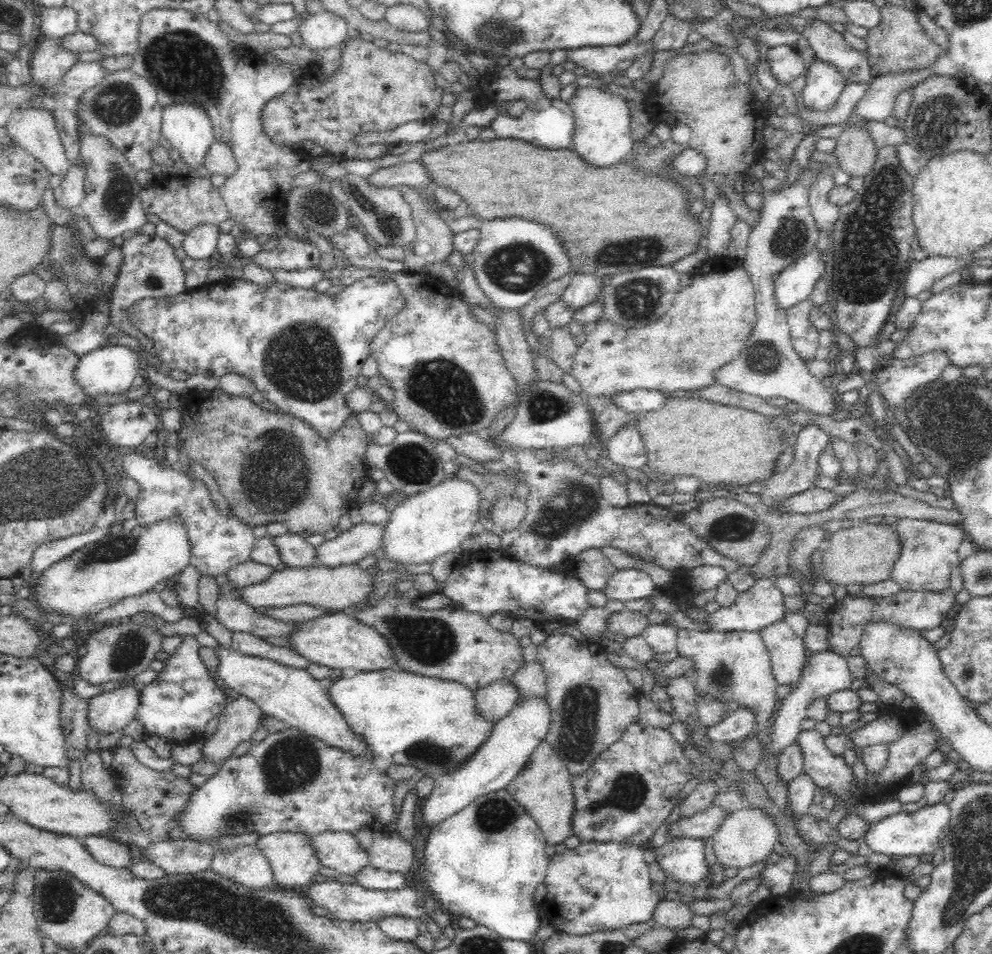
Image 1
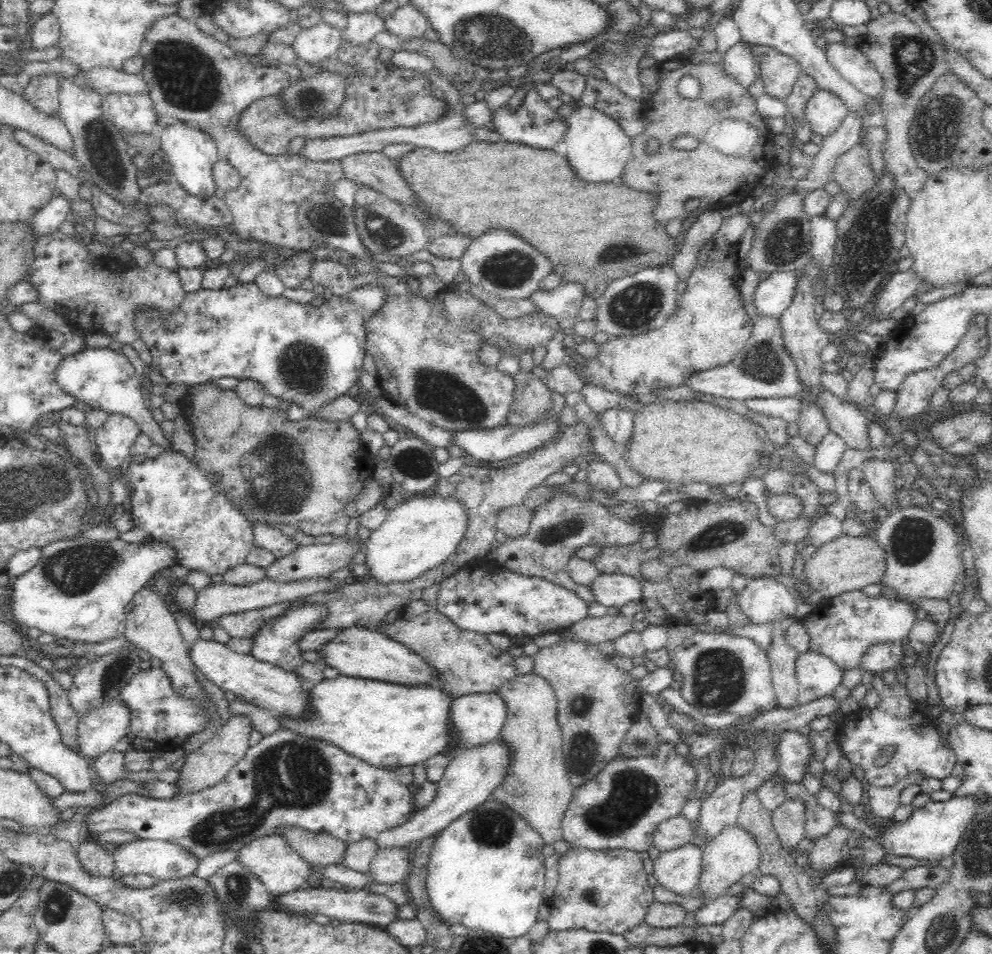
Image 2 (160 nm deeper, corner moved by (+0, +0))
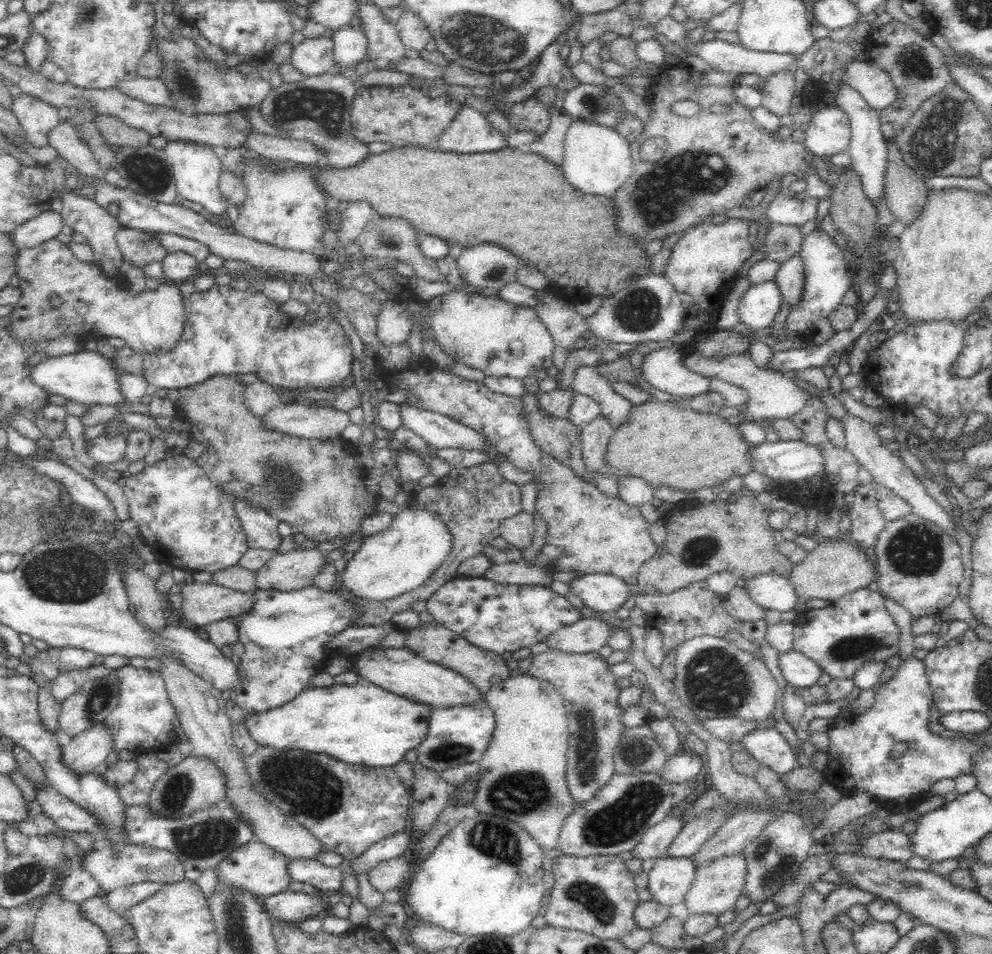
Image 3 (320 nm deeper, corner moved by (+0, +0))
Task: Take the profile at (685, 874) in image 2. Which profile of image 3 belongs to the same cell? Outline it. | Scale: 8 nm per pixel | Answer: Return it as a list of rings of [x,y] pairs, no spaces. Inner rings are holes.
[[[656,857],[646,886],[651,900],[665,907],[684,902],[696,871],[690,857]]]

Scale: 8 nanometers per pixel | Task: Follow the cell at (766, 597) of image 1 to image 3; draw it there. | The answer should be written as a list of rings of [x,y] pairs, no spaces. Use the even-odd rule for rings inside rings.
[[[764,573],[746,580],[745,590],[758,606],[780,612],[792,610],[797,600],[789,579],[774,573]]]

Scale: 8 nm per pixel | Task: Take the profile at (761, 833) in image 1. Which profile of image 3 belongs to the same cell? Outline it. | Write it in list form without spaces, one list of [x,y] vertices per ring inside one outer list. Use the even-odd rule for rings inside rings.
[[[730,855],[722,859],[713,860],[706,867],[699,868],[695,872],[695,878],[685,894],[685,908],[688,916],[710,914],[719,916],[735,907],[736,901],[741,899],[746,878],[746,863],[744,855]]]

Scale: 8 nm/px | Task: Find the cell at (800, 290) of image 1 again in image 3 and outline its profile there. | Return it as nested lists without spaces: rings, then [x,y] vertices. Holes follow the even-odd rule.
[[[773,280],[749,287],[739,300],[736,328],[746,334],[763,335],[778,312],[780,300],[780,289]]]

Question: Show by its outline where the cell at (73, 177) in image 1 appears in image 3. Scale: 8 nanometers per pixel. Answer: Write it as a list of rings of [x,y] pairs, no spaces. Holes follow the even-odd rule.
[[[50,209],[32,217],[32,220],[27,220],[18,228],[15,228],[9,236],[18,253],[22,250],[35,248],[46,240],[53,239],[60,232],[62,225],[61,214]]]

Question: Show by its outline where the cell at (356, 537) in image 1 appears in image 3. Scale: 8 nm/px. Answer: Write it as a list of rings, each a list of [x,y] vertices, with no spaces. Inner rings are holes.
[[[292,549],[288,552],[274,553],[268,562],[265,562],[255,571],[255,584],[261,590],[276,590],[293,592],[312,585],[314,577],[324,566],[323,553],[316,549]]]

